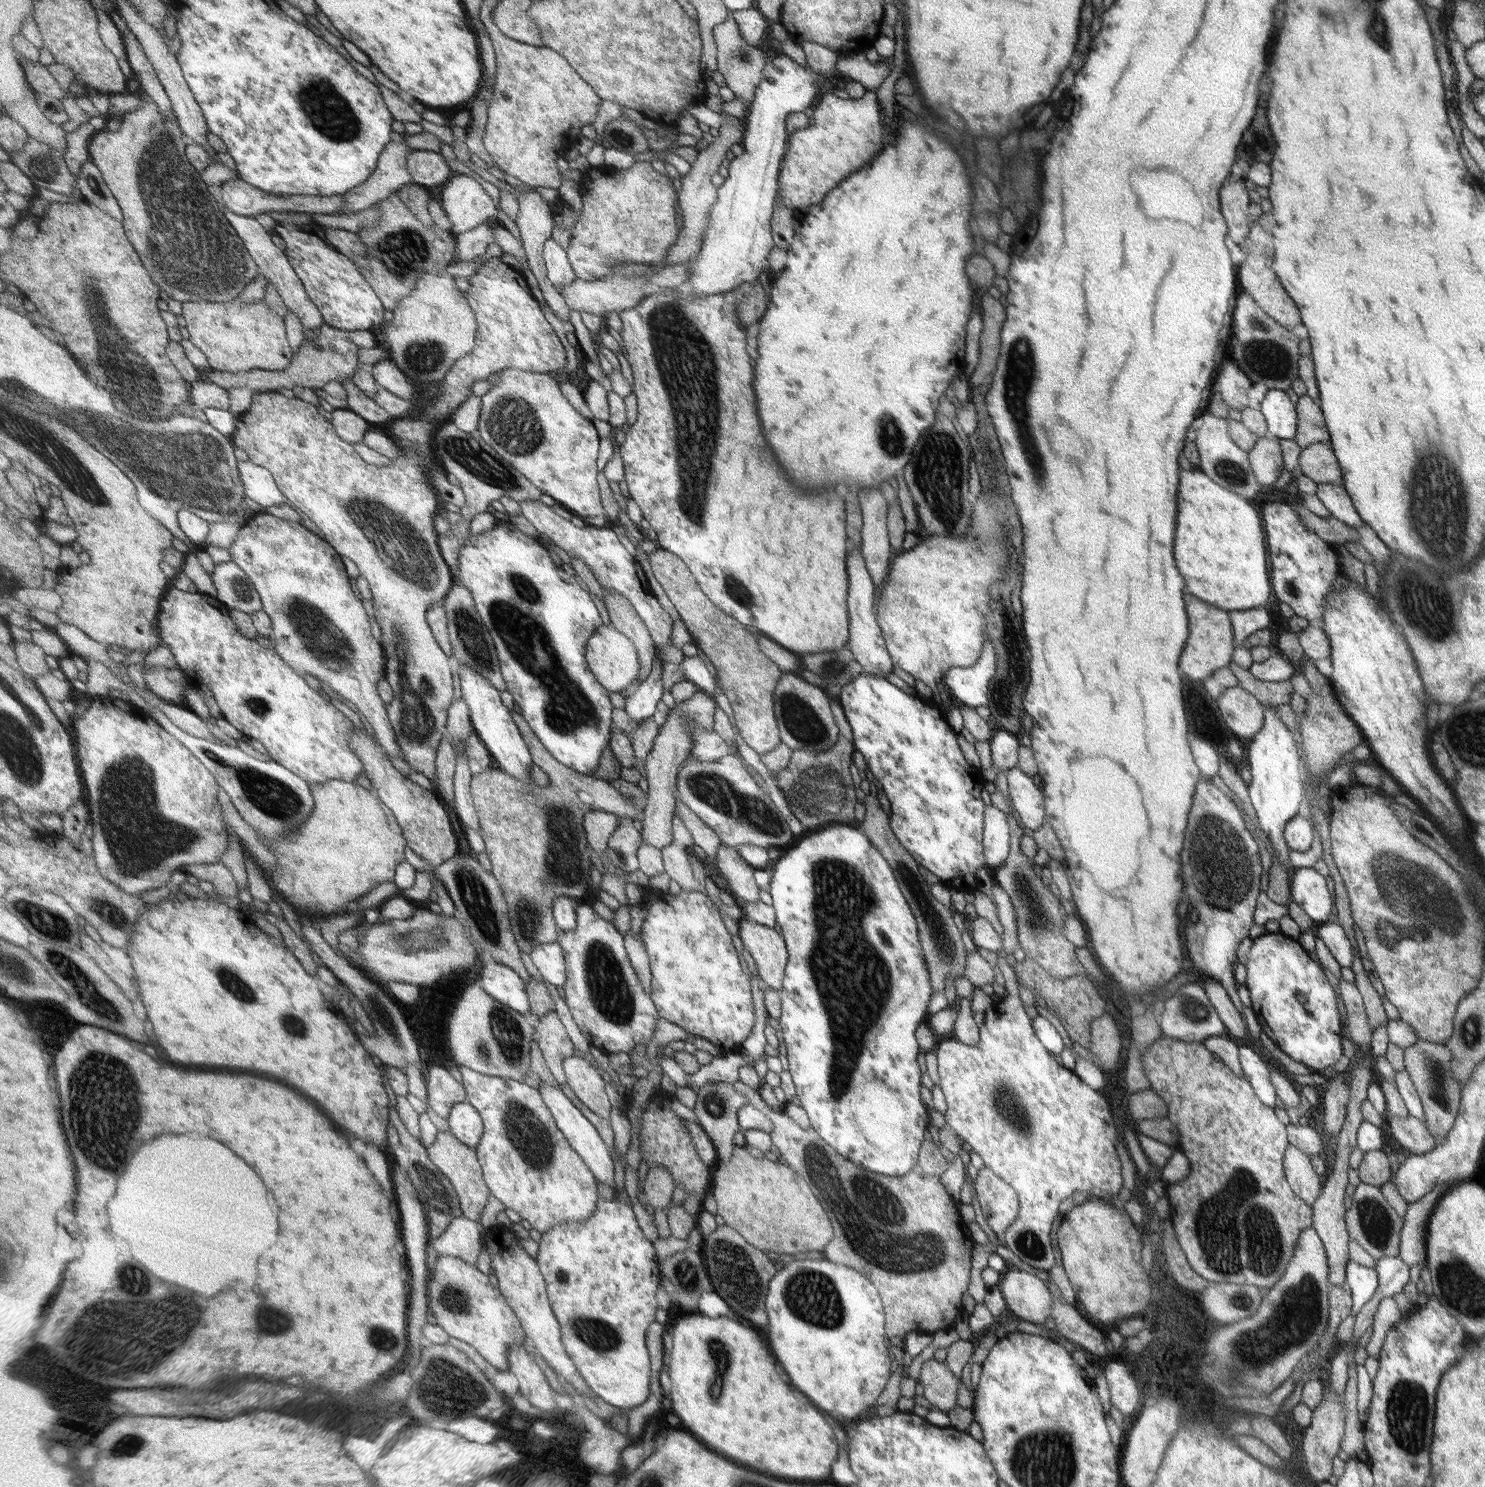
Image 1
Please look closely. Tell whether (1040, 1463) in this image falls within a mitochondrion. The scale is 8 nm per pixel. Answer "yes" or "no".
yes

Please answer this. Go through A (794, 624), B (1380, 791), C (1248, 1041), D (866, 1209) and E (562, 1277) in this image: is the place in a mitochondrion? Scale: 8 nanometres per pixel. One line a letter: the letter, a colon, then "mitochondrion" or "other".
A: other
B: other
C: other
D: mitochondrion
E: other

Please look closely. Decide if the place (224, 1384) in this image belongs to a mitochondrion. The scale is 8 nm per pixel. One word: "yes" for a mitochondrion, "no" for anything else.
no

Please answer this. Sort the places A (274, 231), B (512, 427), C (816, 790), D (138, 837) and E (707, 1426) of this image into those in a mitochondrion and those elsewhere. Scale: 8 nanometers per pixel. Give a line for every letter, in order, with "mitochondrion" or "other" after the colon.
A: other
B: mitochondrion
C: mitochondrion
D: mitochondrion
E: other

